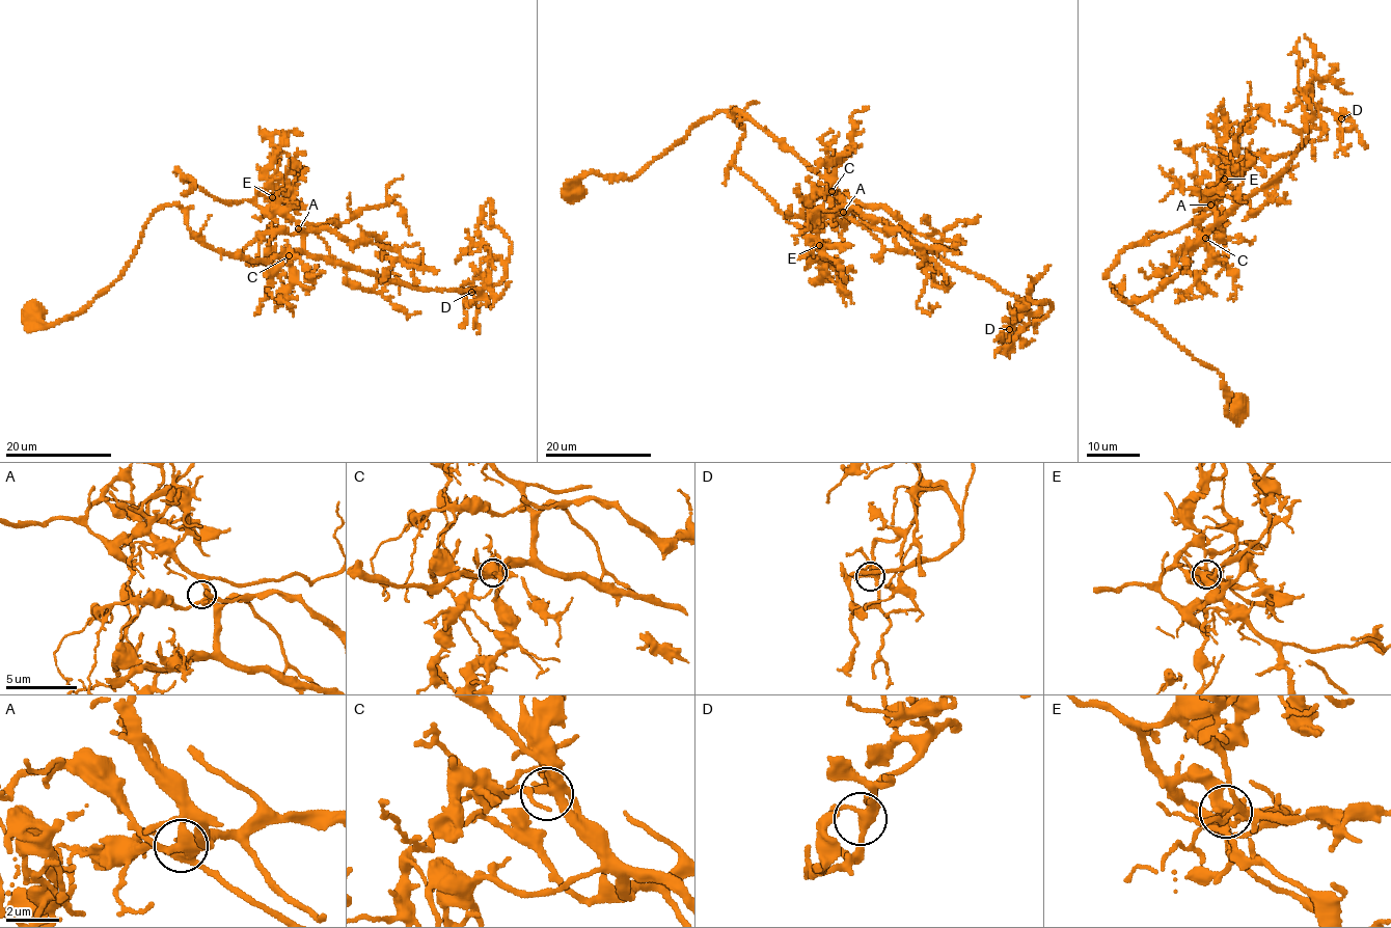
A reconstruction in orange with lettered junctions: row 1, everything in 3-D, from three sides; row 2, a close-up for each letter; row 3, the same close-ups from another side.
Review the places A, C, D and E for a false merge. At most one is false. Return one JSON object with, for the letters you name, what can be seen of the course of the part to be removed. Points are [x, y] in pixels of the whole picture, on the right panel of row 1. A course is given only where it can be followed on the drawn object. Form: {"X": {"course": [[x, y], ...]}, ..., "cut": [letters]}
{"E": {"course": [[1224, 179], [1195, 220], [1121, 251], [1119, 258], [1103, 278]]}, "cut": ["E"]}

